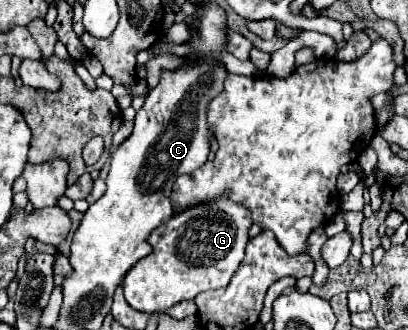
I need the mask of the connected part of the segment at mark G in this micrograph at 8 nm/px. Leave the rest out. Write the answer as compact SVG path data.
M227 194L175 212L149 236L153 252L125 274L125 300L137 310L153 314L191 300L199 292L225 288L245 256L251 224L251 210Z

